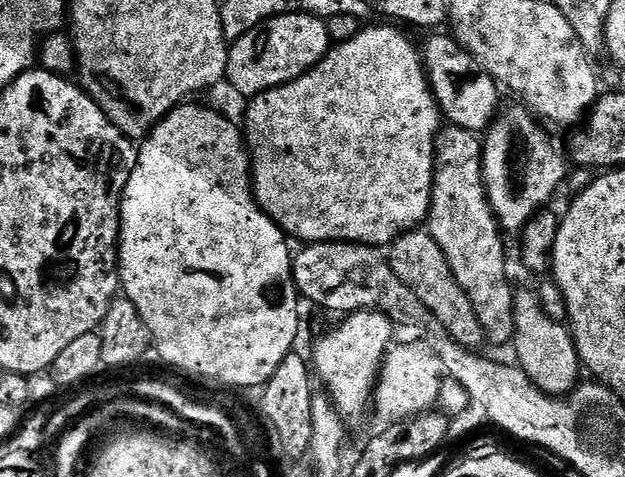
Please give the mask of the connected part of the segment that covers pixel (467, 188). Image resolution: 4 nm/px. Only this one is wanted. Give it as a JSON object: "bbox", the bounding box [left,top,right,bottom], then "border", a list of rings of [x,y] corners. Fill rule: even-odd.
{"bbox":[426,126,515,346],"border":[[[457,126],[447,127],[439,137],[434,186],[437,197],[444,200],[447,209],[442,214],[440,205],[433,205],[426,228],[447,255],[455,277],[473,303],[485,341],[489,345],[504,346],[515,339],[514,290],[510,288],[505,272],[506,246],[502,229],[487,197],[479,140],[469,129]],[[456,186],[463,193],[459,202],[456,200]]]}

